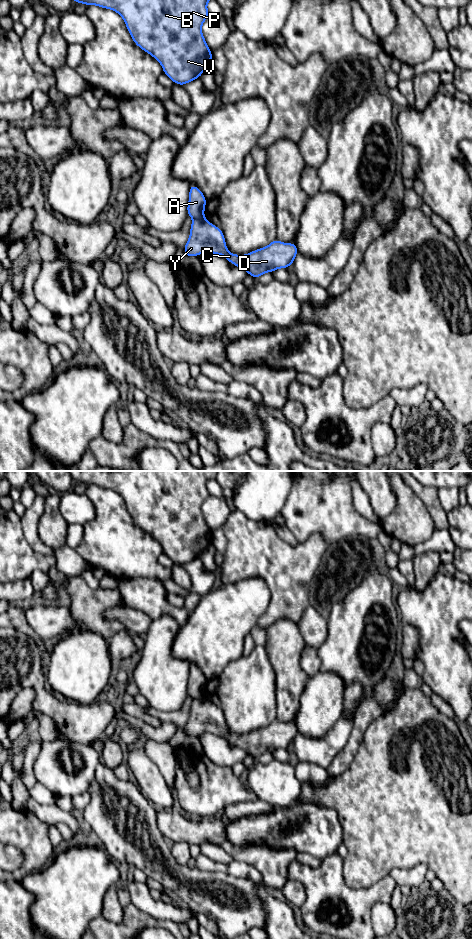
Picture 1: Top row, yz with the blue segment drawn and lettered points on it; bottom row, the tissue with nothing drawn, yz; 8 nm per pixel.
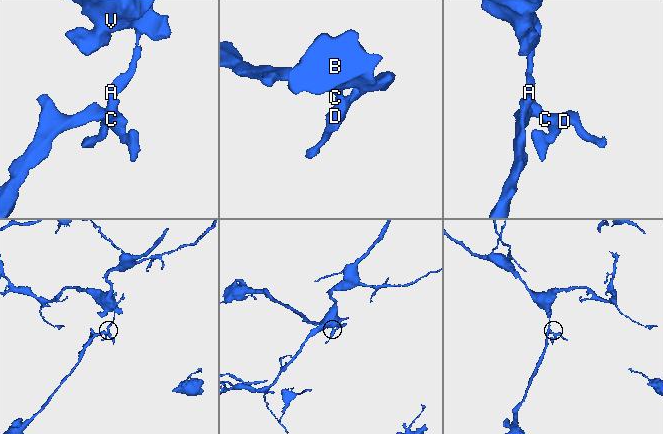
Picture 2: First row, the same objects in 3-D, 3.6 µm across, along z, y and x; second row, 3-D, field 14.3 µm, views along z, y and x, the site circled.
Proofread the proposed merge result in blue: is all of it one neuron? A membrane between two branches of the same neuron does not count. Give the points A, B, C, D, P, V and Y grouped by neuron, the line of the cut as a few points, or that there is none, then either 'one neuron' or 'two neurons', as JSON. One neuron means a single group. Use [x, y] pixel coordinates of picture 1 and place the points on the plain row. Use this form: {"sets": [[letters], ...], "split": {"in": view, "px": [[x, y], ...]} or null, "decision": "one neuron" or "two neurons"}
{"sets": [["A", "B", "P", "V"], ["C", "D", "Y"]], "split": {"in": "yz", "px": [[202, 695], [193, 699]]}, "decision": "two neurons"}

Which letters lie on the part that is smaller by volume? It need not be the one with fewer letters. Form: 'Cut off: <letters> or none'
Cut off: C, D, Y

